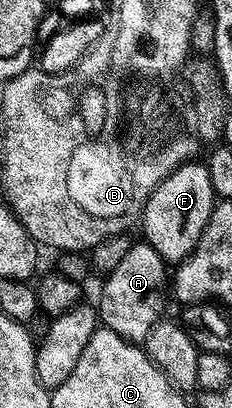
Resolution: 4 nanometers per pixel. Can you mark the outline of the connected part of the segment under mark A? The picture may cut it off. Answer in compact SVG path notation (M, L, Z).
M145 241L131 242L128 254L120 260L120 265L112 269L106 276L106 284L102 287L102 296L96 302L96 310L101 326L112 329L129 343L145 344L148 333L152 333L154 324L163 318L168 299L167 260L152 249Z

